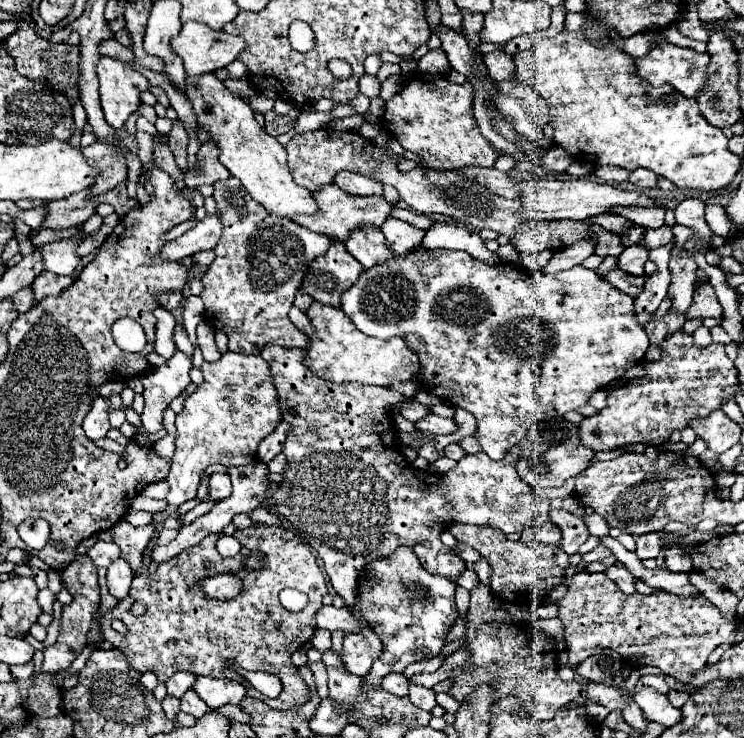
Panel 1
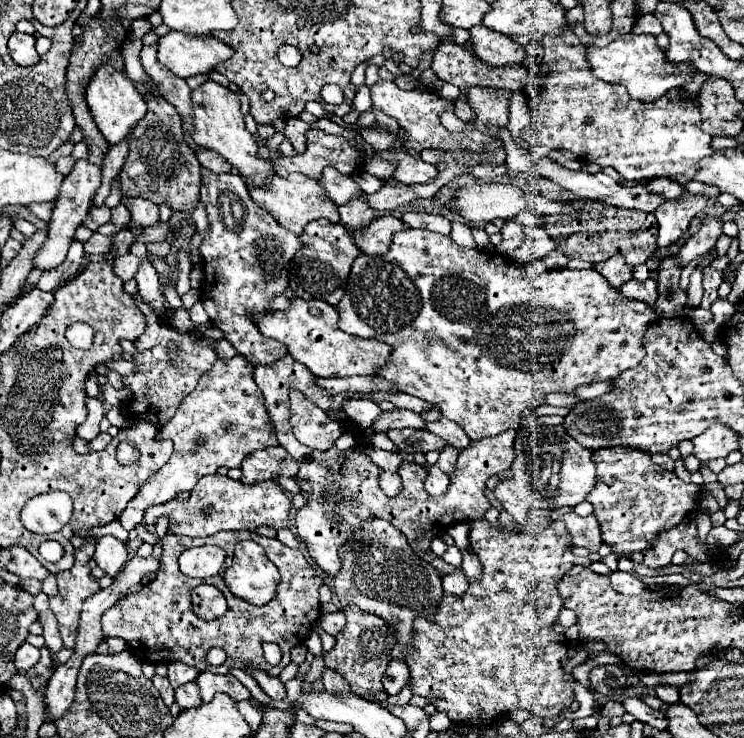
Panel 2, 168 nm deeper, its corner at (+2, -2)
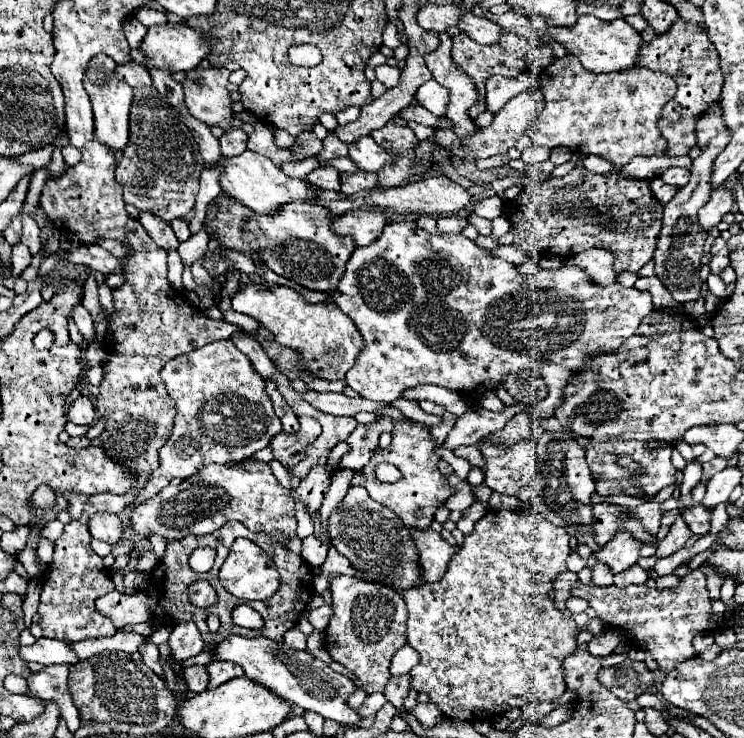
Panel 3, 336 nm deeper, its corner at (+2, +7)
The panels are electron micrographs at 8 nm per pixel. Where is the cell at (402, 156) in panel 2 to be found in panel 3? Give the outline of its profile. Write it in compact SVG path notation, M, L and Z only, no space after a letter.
M361 136L353 144L349 144L349 158L355 162L357 168L367 172L379 172L383 164L389 164L395 160L371 136Z

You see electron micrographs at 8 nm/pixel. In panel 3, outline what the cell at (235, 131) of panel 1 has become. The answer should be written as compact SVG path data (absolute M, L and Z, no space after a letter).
M195 68L187 72L187 78L181 82L185 106L189 108L189 112L197 120L209 126L219 126L225 132L229 130L229 124L233 120L227 80L227 68Z

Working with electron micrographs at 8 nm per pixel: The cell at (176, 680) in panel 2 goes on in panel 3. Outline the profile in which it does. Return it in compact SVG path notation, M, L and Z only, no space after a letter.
M179 622L169 636L169 646L179 662L199 654L205 648L201 632L197 626L193 626L193 622Z

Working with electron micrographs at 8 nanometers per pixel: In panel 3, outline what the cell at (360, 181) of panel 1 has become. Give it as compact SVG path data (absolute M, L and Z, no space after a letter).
M319 166L315 168L307 180L317 186L317 188L327 188L327 190L339 190L339 170L331 168L331 166Z

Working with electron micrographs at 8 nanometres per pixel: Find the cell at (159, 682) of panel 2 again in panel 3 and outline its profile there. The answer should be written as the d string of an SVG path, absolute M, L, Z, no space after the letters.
M143 640L141 646L139 646L139 652L141 652L141 656L143 656L143 662L145 662L157 676L163 678L163 668L161 668L161 664L159 664L159 650L157 650L157 646L155 646L153 642L149 642L149 640Z

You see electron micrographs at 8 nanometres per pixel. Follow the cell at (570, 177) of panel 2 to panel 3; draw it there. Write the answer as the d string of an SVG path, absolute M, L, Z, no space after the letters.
M653 178L653 180L649 180L649 184L651 184L651 190L653 190L653 196L661 204L667 204L677 194L677 190L679 190L675 186L667 186L665 182L661 182L661 178Z

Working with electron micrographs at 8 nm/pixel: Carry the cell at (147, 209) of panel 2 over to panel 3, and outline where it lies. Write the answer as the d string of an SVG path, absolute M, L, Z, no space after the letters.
M139 212L139 222L143 224L143 228L149 232L149 236L151 236L151 240L157 244L157 246L161 246L163 250L177 250L179 248L179 240L175 238L175 234L173 234L173 230L171 230L171 226L167 226L167 224L163 224L157 216L153 218L149 212Z

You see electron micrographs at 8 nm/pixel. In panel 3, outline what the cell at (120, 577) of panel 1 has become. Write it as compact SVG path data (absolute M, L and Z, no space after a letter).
M97 512L89 518L89 532L93 538L99 538L111 546L119 544L121 540L121 520L117 514L109 514L109 512Z

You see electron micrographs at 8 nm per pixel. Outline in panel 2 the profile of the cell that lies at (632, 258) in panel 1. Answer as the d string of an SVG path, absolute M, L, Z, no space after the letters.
M621 253L609 257L607 261L597 263L595 271L599 271L615 289L619 289L623 283L627 283L633 277L633 267L627 265L627 261Z

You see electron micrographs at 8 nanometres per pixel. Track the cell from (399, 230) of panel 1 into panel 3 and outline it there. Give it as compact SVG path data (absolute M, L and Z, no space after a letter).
M355 210L333 218L333 232L339 236L351 236L357 246L367 246L379 238L387 218L381 212Z

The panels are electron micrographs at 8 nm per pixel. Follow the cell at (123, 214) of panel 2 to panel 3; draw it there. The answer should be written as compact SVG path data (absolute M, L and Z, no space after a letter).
M129 60L115 68L115 76L133 88L133 104L129 116L129 144L125 146L125 156L117 164L115 178L123 186L125 202L139 210L149 210L163 222L173 218L185 218L195 206L199 176L203 170L199 146L183 126L179 114L171 108L165 96L161 96L145 66Z

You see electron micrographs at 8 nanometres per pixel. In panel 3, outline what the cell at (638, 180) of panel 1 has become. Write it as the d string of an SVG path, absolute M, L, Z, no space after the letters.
M667 168L663 174L661 174L663 182L667 184L673 184L673 186L685 186L685 182L689 182L689 170L687 168Z

